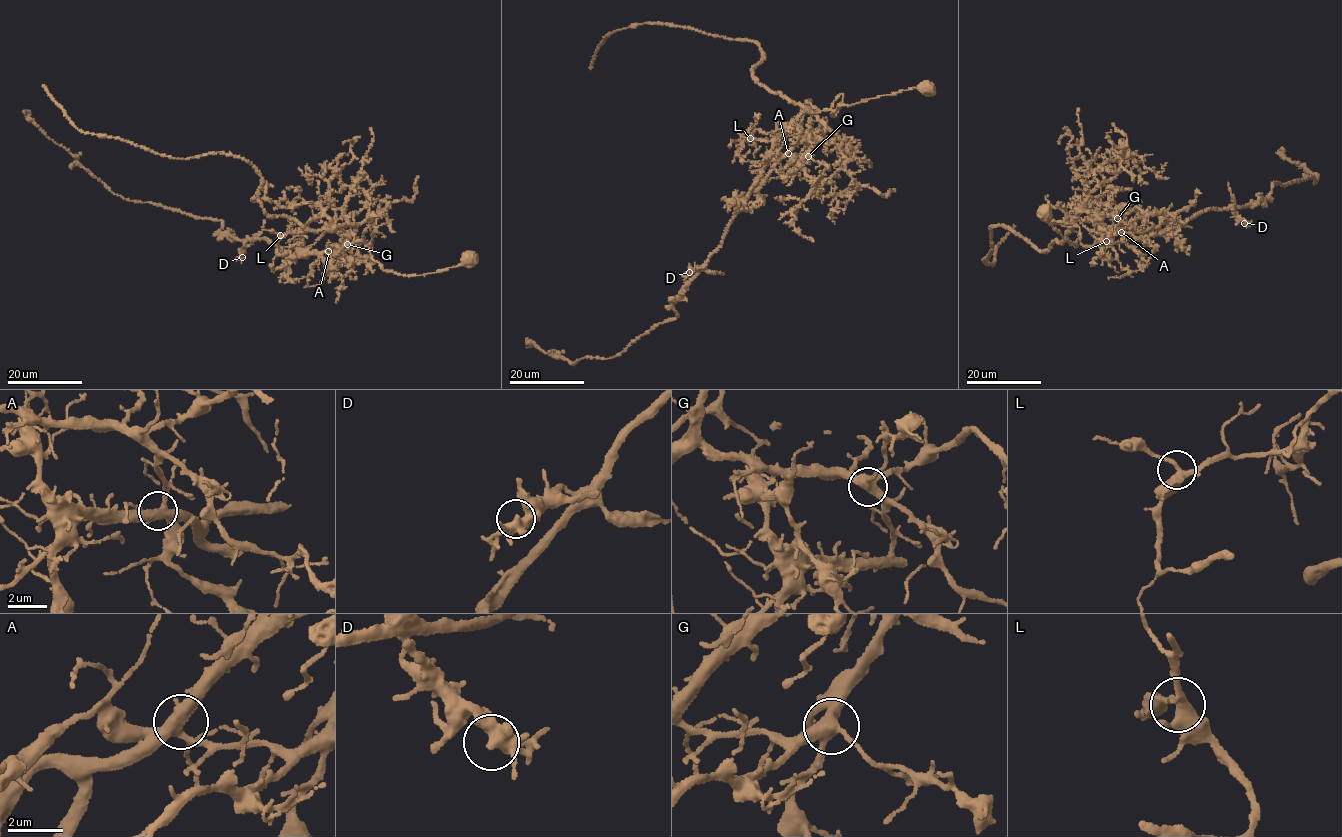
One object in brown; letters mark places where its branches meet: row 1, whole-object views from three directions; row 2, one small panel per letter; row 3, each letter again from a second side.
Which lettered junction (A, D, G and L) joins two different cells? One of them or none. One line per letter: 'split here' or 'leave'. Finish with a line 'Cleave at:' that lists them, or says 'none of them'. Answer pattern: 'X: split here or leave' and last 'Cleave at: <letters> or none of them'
A: split here
D: leave
G: leave
L: leave
Cleave at: A

